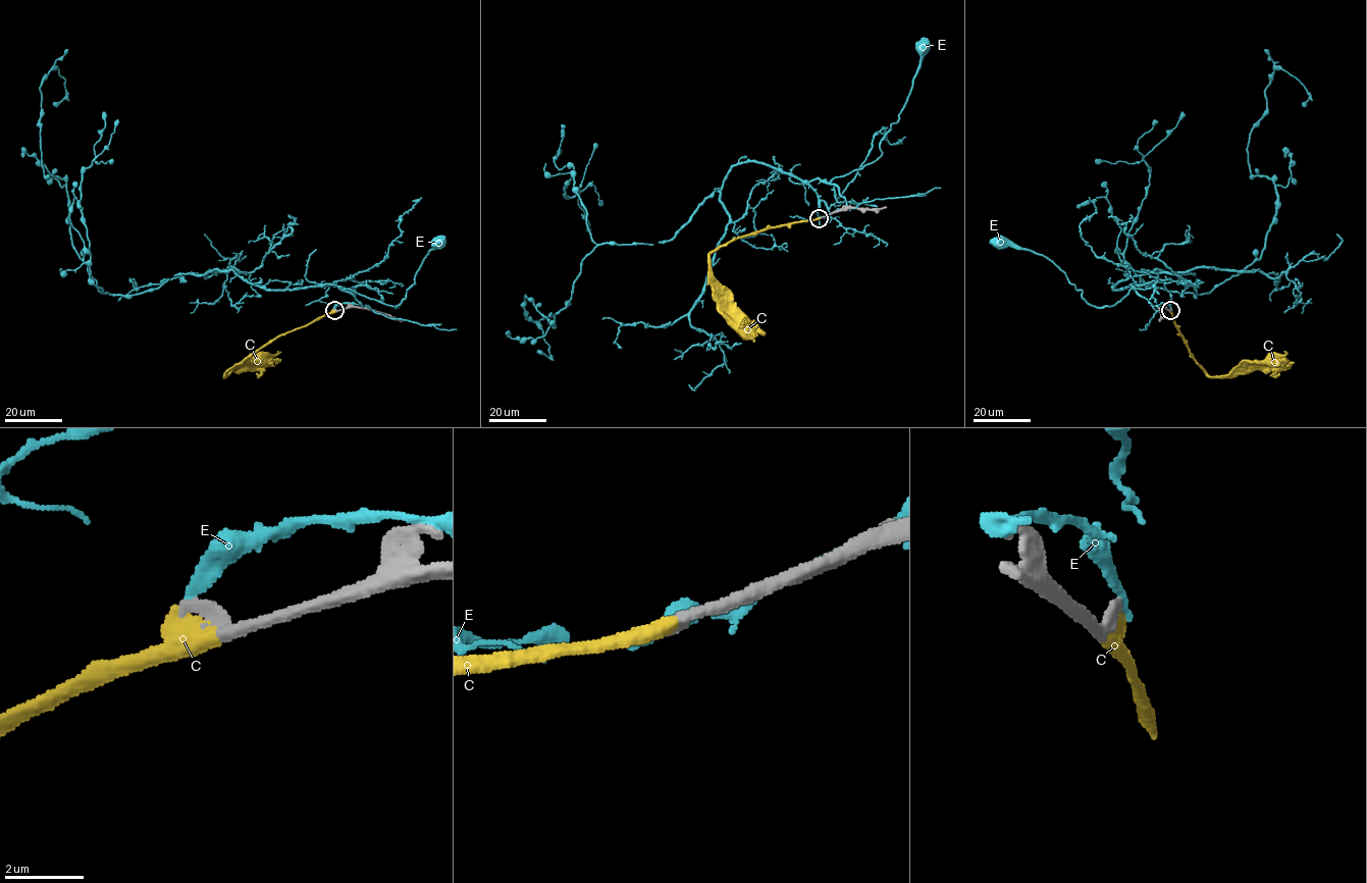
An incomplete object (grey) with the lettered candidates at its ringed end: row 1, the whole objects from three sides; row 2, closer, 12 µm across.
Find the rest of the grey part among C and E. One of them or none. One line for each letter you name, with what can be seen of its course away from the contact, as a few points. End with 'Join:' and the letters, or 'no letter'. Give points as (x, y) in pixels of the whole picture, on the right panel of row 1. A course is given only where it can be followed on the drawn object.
C: Its course: (1170, 310), (1192, 354), (1212, 376), (1227, 376), (1234, 368), (1278, 365), (1276, 359)
Join: C

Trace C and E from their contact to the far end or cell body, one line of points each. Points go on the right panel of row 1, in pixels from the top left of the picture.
C: (1170, 310), (1192, 354), (1212, 376), (1227, 376), (1234, 368), (1278, 365), (1276, 359)
E: (1171, 309), (1163, 303), (1152, 305), (1134, 289), (1115, 305), (1090, 305), (1081, 291), (1044, 256), (999, 242)

